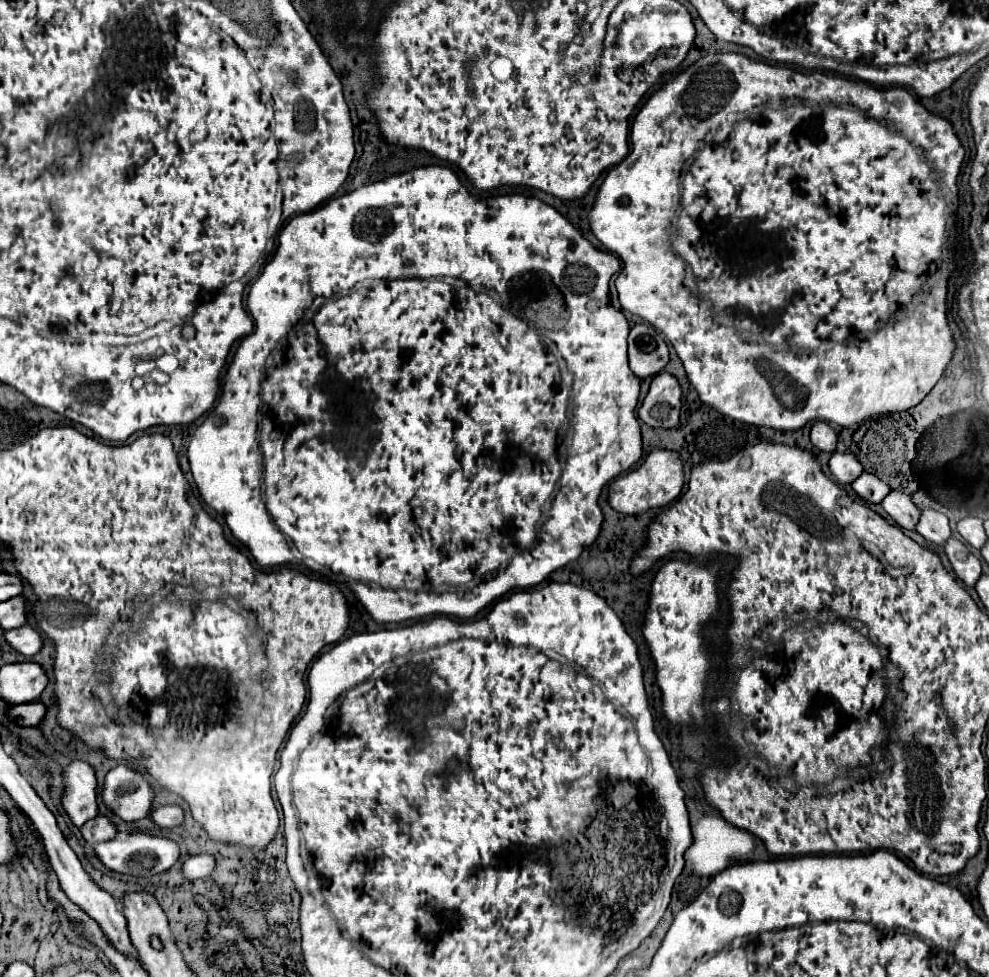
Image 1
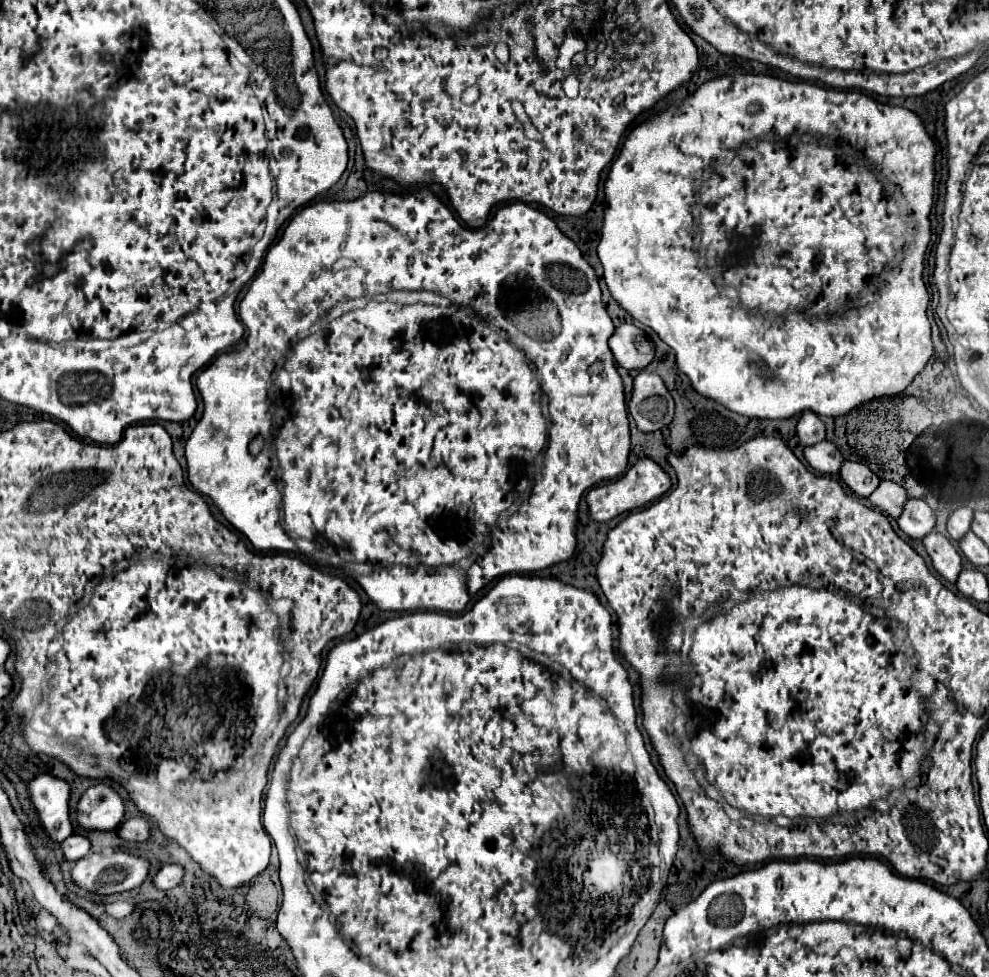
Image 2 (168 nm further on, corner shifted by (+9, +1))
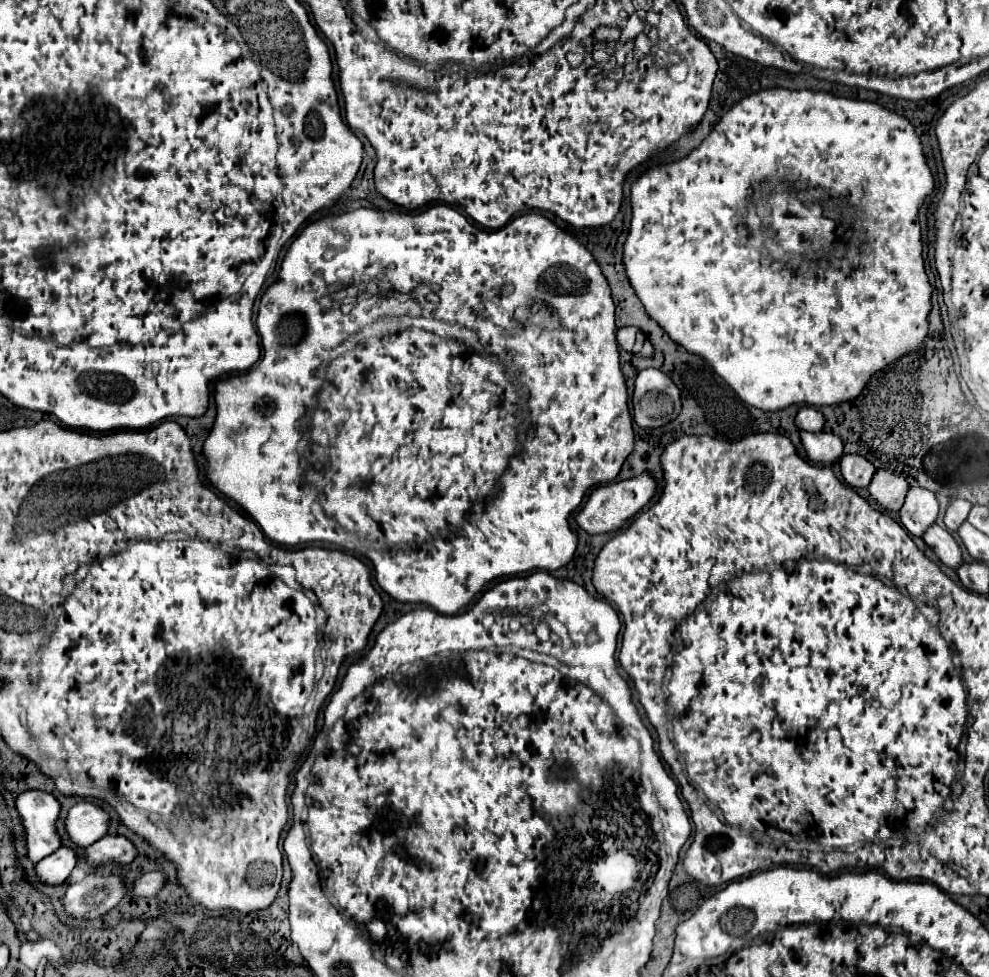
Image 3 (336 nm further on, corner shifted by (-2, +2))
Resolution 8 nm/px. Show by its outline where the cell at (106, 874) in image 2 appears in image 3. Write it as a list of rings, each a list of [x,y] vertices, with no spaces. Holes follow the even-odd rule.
[[[87,875],[79,883],[71,883],[63,895],[63,909],[73,919],[101,919],[127,893],[123,879],[117,875]]]

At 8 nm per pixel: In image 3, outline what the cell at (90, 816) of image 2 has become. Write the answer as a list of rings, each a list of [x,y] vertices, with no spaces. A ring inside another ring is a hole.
[[[81,799],[77,805],[73,805],[65,817],[65,831],[69,839],[79,847],[89,847],[97,839],[101,839],[109,825],[109,815],[89,803],[87,799]]]

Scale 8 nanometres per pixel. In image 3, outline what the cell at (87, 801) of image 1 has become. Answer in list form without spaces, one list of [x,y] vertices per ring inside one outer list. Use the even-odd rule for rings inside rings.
[[[25,791],[15,799],[15,809],[25,829],[27,857],[37,863],[61,847],[55,823],[61,811],[59,801],[45,791]]]

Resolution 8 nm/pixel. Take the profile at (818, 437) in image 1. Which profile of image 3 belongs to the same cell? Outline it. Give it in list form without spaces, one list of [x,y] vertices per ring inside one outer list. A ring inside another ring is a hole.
[[[801,407],[799,413],[797,413],[797,417],[795,417],[795,425],[799,429],[811,431],[811,433],[821,431],[823,429],[823,423],[825,423],[823,415],[817,409],[813,409],[813,407]]]

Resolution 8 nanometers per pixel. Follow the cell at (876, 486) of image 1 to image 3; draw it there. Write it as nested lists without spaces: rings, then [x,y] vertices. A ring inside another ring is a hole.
[[[843,455],[841,461],[841,475],[851,487],[867,487],[875,473],[875,467],[859,455]]]

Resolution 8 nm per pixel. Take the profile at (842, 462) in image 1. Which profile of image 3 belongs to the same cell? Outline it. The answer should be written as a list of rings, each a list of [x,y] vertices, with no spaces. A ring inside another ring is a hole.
[[[799,431],[799,437],[801,437],[801,443],[803,443],[809,459],[815,463],[833,463],[835,459],[839,459],[843,455],[841,439],[831,433]]]

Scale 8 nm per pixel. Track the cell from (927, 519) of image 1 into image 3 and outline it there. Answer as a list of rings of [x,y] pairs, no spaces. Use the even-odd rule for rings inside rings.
[[[909,487],[905,503],[899,511],[901,525],[911,533],[921,537],[929,525],[935,523],[939,513],[939,503],[935,495],[923,487]]]

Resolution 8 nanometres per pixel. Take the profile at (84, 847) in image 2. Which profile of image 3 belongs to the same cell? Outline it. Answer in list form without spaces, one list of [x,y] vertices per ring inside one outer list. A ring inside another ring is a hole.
[[[61,847],[55,853],[51,853],[49,857],[41,859],[35,865],[35,873],[37,873],[37,879],[43,885],[53,885],[55,887],[55,885],[61,885],[69,877],[75,863],[77,863],[75,851],[67,849],[67,847]]]

